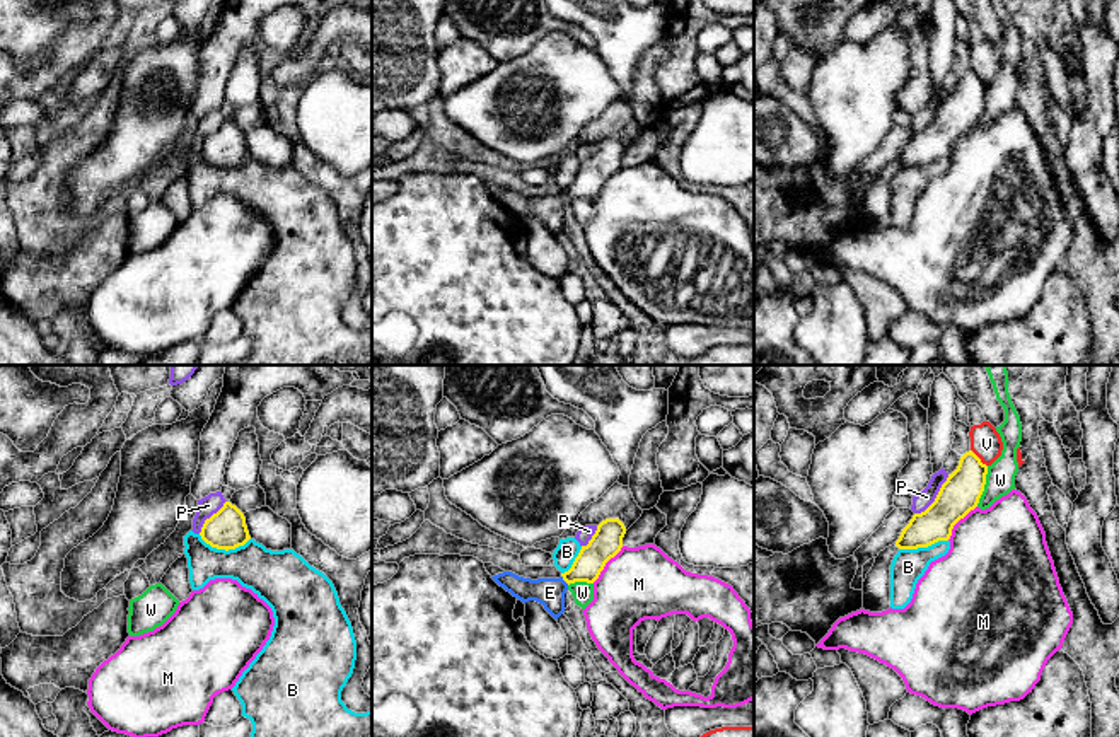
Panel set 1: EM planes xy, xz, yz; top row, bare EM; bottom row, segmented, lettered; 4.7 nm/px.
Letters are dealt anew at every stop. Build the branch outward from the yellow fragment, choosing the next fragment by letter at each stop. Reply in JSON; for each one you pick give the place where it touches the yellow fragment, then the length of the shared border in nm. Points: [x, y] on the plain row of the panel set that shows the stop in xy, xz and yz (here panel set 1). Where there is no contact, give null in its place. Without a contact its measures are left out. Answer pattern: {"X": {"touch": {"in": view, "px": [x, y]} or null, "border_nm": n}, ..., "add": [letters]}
{"E": {"touch": {"in": "xz", "px": [565, 198]}, "border_nm": 60}, "add": ["E"]}

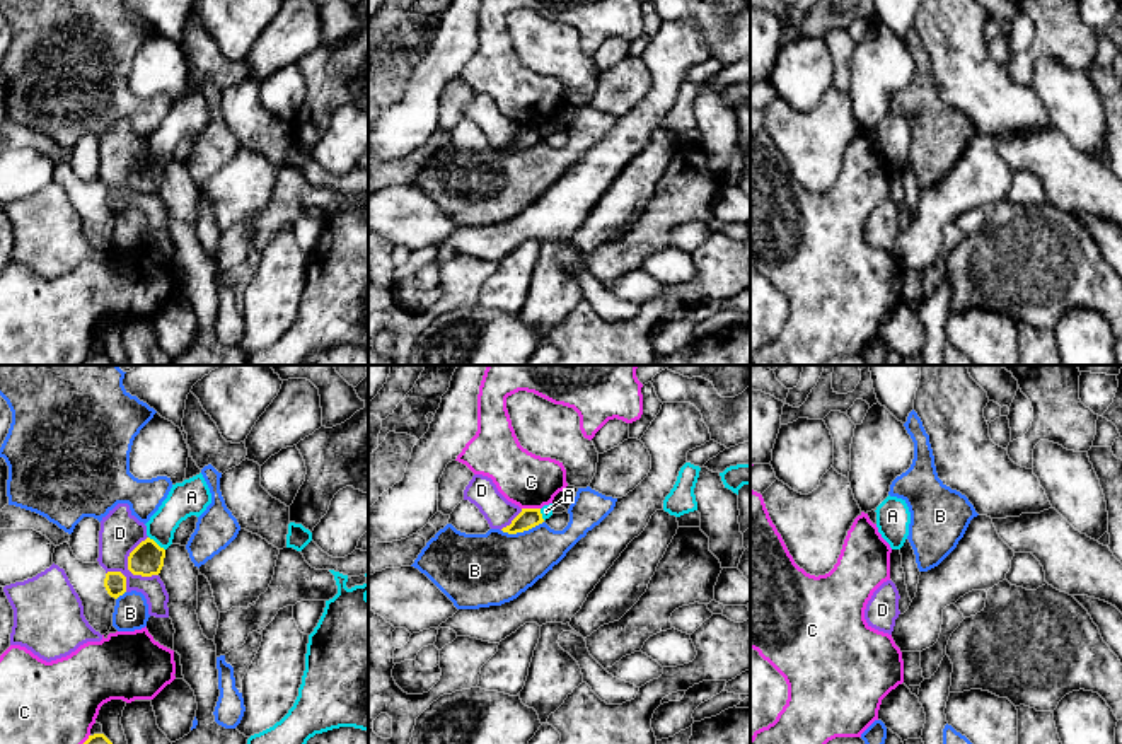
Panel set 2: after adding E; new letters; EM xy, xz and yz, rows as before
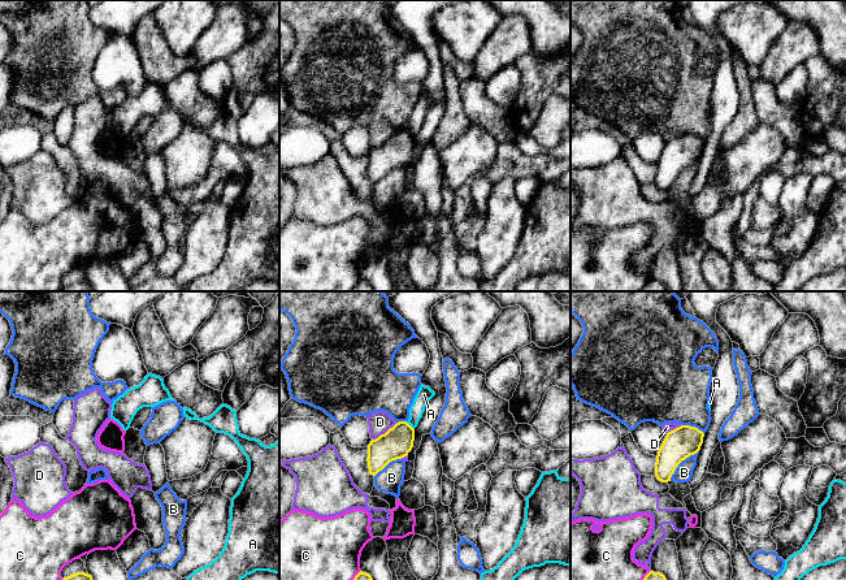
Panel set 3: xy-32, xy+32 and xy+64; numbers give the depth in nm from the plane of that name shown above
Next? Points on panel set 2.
{"add": []}

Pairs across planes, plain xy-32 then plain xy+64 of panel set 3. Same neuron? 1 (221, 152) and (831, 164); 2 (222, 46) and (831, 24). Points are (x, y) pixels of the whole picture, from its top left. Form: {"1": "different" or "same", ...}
{"1": "same", "2": "different"}

